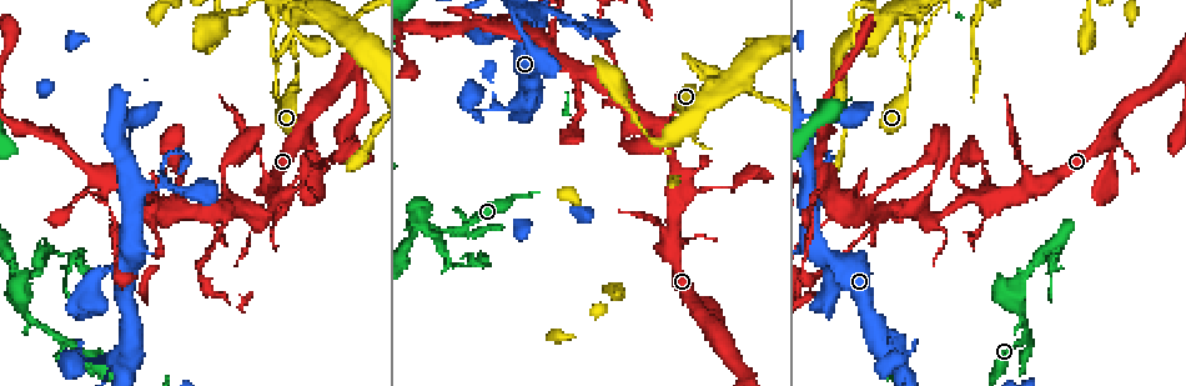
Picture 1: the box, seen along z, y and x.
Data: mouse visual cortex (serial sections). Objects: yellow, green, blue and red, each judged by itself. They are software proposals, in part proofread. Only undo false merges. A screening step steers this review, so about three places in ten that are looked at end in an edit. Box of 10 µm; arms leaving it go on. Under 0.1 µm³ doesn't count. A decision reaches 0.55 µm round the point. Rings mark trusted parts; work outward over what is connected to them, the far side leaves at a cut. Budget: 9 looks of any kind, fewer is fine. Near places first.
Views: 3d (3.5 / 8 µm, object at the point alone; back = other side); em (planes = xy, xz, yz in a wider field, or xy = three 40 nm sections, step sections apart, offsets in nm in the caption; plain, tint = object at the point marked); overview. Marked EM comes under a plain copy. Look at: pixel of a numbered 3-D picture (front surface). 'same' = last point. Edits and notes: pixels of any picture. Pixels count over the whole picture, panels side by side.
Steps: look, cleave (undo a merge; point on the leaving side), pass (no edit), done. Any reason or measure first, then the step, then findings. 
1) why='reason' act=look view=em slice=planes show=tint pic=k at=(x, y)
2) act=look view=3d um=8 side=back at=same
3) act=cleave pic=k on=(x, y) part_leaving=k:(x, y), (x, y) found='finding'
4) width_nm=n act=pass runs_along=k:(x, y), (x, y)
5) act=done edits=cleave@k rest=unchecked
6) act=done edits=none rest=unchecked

act=look view=3d um=3.5 pic=1 at=(1021, 319)

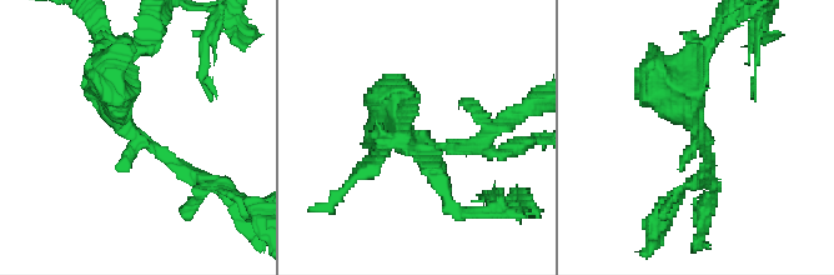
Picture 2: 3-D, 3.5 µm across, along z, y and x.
why='need the tissue' act=look view=em slice=xy step=2 show=tint pic=2 at=(135, 135)

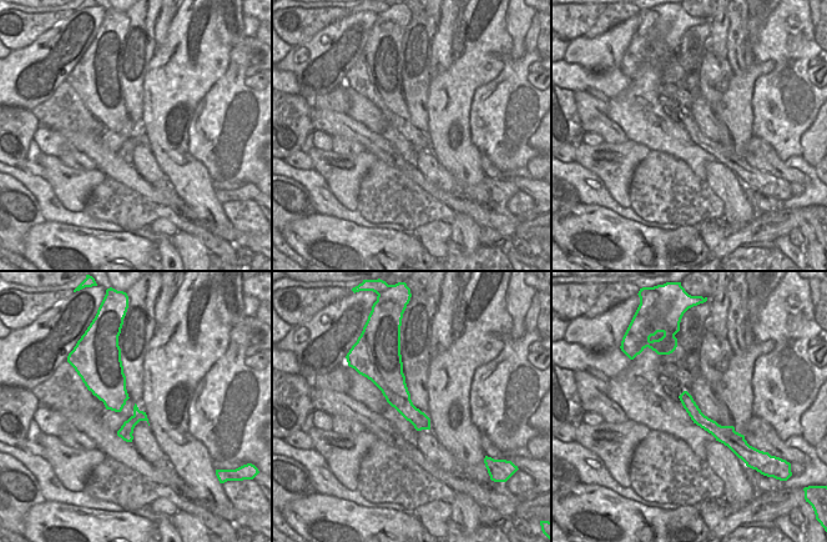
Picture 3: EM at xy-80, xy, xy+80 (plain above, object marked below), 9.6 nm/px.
act=pass runs_along=3:(682, 397), (706, 423), (737, 437) found='continuous, no second cell'

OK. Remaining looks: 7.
why='four or more arms meet' act=look view=3d um=8 pic=1 at=(115, 358)

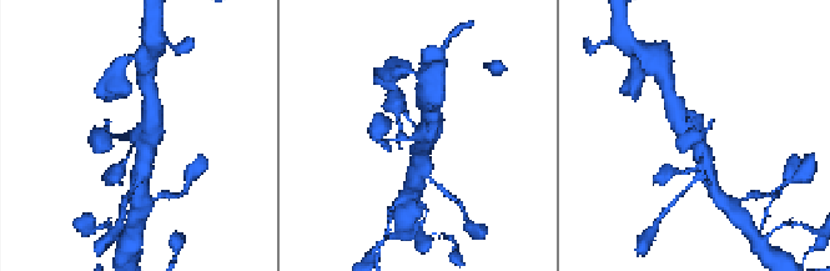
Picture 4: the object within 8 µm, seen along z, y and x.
why='shape alone is not enough' act=look view=em slice=xy step=3 show=tint at=same

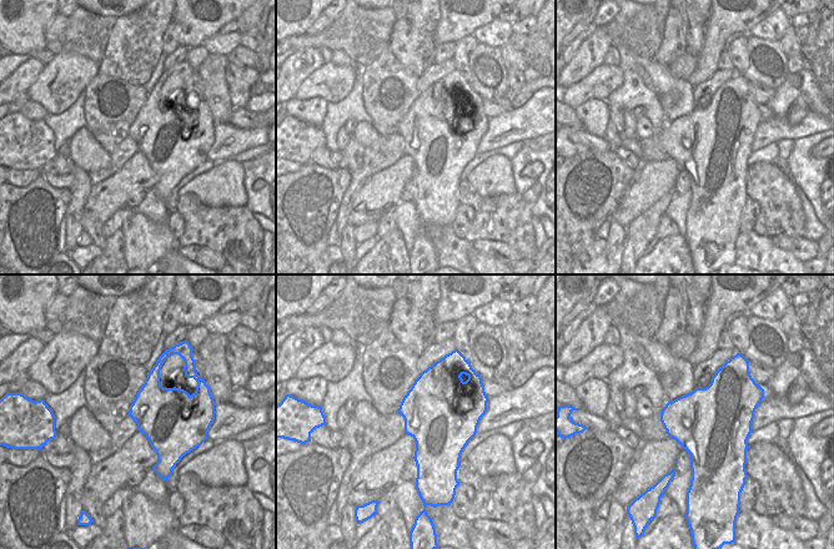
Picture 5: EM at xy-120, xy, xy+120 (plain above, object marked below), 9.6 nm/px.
act=cleave pic=4 on=(121, 164) found='a second cell is stuck on'

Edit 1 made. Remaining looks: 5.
why='see it whole again' act=look view=overview

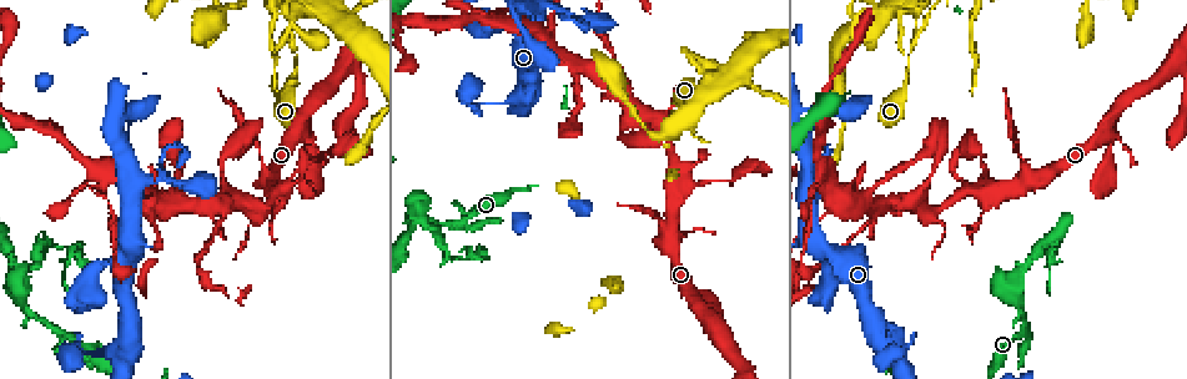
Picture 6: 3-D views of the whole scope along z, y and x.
why='thick turns thin' act=look view=3d um=8 pic=6 at=(879, 211)

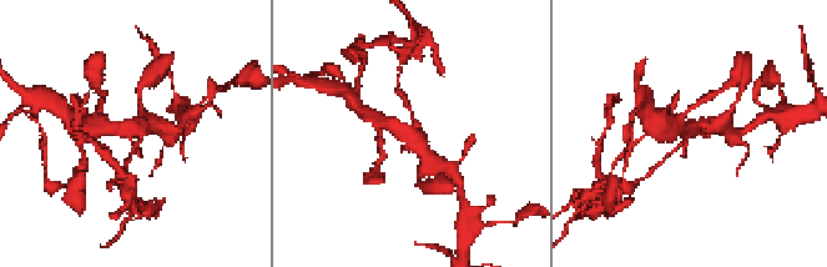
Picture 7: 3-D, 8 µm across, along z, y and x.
why='zoom in' act=look view=3d um=3.5 at=same

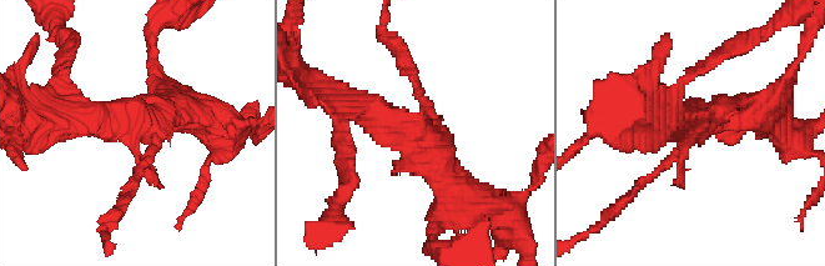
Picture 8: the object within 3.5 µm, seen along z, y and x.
act=look view=em slice=xy step=1 show=tint pic=8 at=(434, 129)

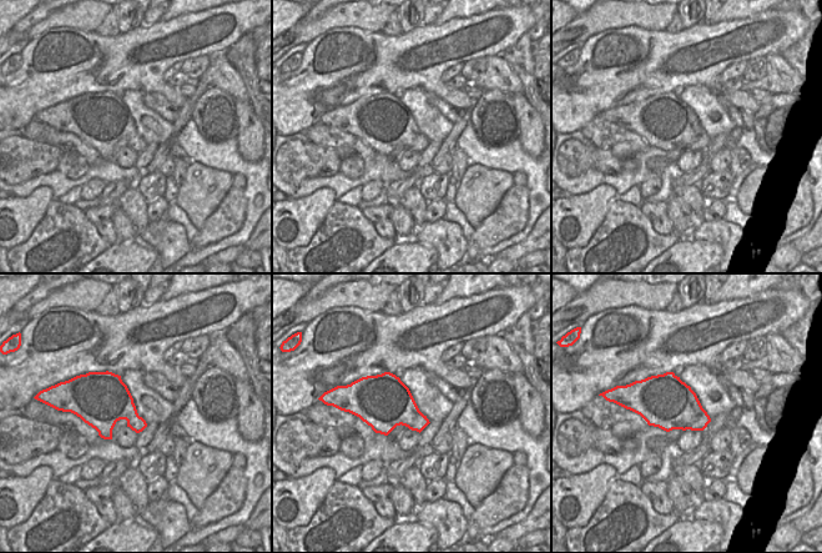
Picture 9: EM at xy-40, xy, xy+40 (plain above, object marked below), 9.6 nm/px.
width_nm=460 act=cleave pic=8 on=(413, 78) border=9:(706, 416), (700, 416), (681, 428) found='a second cell is stuck on'

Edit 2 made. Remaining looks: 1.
act=done edits=cleave@4,cleave@8 rest=unchecked

